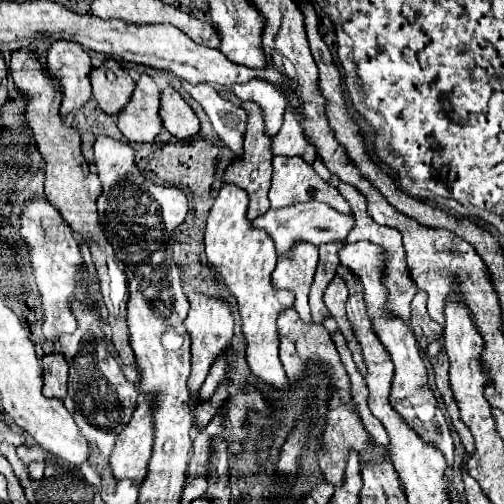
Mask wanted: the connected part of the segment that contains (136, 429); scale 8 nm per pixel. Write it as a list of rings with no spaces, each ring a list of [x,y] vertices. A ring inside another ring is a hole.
[[[148,400],[136,406],[128,426],[116,436],[110,454],[110,468],[116,480],[134,480],[136,484],[146,476],[152,454],[152,410]]]

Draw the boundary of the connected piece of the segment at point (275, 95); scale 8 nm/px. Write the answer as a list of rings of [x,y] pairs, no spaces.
[[[250,80],[246,84],[236,84],[236,86],[232,86],[232,92],[240,100],[250,100],[260,106],[262,116],[264,116],[266,136],[274,138],[282,126],[282,116],[288,106],[286,98],[264,80]]]

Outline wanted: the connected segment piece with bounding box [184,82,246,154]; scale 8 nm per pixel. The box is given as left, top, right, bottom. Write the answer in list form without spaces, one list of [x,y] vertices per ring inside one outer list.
[[[184,82],[184,88],[204,108],[204,112],[208,114],[214,130],[224,140],[224,144],[232,148],[234,154],[240,154],[242,140],[244,140],[244,128],[246,128],[246,112],[234,106],[232,102],[220,98],[220,94],[208,84],[190,86]]]

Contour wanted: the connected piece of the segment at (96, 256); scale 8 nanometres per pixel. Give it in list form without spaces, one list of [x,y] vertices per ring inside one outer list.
[[[14,52],[12,60],[10,60],[10,72],[12,72],[12,78],[14,78],[16,86],[20,90],[24,90],[26,96],[28,96],[26,118],[28,118],[30,128],[34,130],[38,150],[40,150],[40,154],[44,156],[44,162],[46,162],[46,192],[44,192],[44,196],[52,202],[52,206],[58,208],[62,218],[72,228],[72,232],[80,234],[82,240],[86,242],[86,246],[90,248],[92,262],[94,262],[94,268],[98,272],[98,280],[100,280],[104,302],[108,304],[108,308],[112,308],[108,258],[116,260],[116,256],[114,256],[112,244],[106,240],[106,236],[104,236],[104,232],[100,228],[100,222],[98,222],[96,198],[102,194],[102,186],[100,186],[98,176],[90,170],[88,162],[80,154],[78,128],[76,126],[68,126],[64,122],[64,118],[60,116],[58,108],[60,108],[60,102],[62,102],[62,94],[54,86],[52,78],[42,72],[42,66],[40,66],[40,62],[38,62],[38,58],[34,54],[30,54],[30,52]]]

